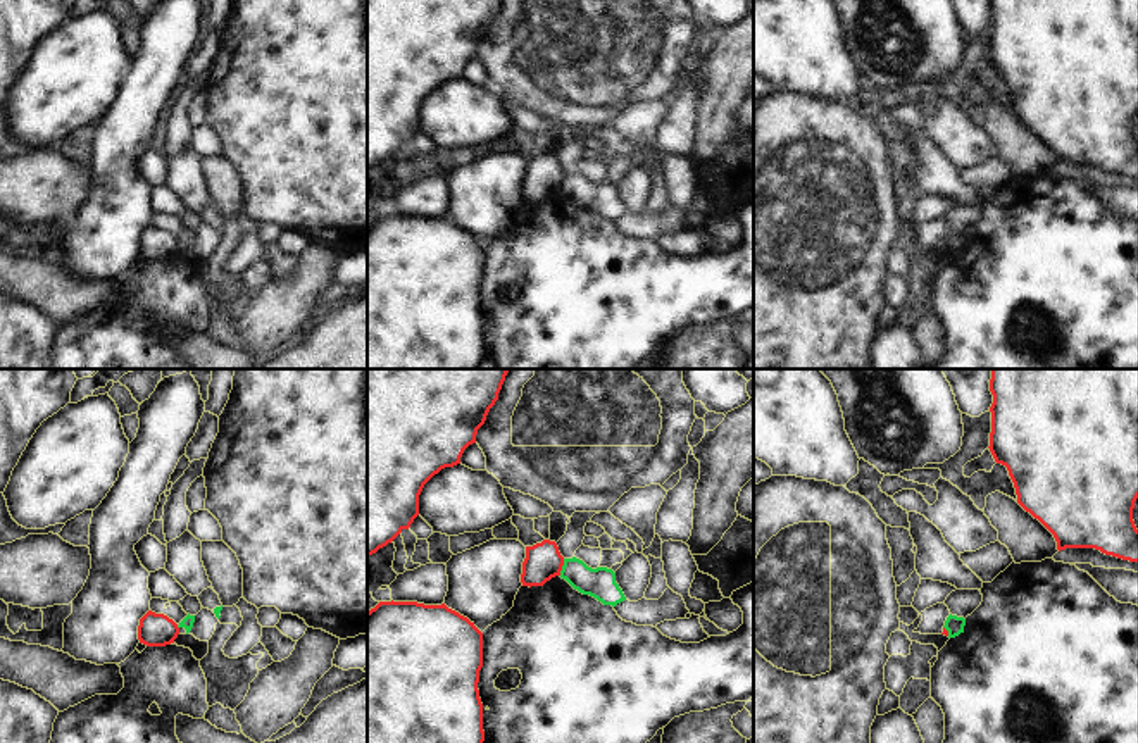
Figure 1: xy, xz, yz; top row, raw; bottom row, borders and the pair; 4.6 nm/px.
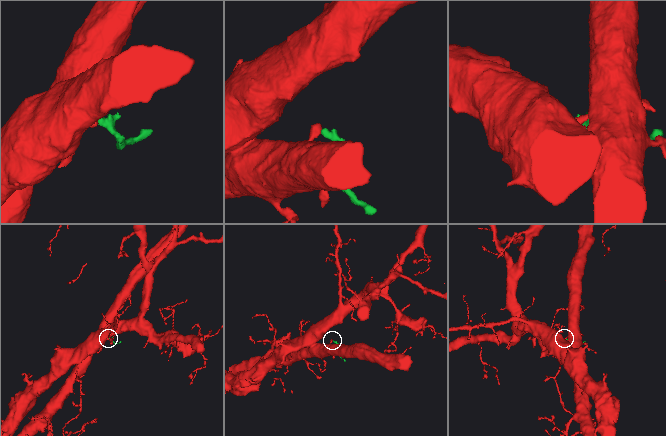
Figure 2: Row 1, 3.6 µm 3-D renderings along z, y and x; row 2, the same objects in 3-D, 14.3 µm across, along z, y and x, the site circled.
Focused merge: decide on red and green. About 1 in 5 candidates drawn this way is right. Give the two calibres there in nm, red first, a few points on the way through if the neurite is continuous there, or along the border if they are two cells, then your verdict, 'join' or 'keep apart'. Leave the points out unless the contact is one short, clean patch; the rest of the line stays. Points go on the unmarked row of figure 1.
170/140 nm | along xz (564, 173), (559, 188) | keep apart

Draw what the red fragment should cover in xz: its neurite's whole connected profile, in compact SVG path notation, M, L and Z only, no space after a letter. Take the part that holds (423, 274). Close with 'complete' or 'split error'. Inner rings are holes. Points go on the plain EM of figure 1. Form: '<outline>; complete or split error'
M379 215L367 226L367 369L476 369L483 362L483 317L479 284L483 281L483 247L467 231L441 219L417 215Z; complete

